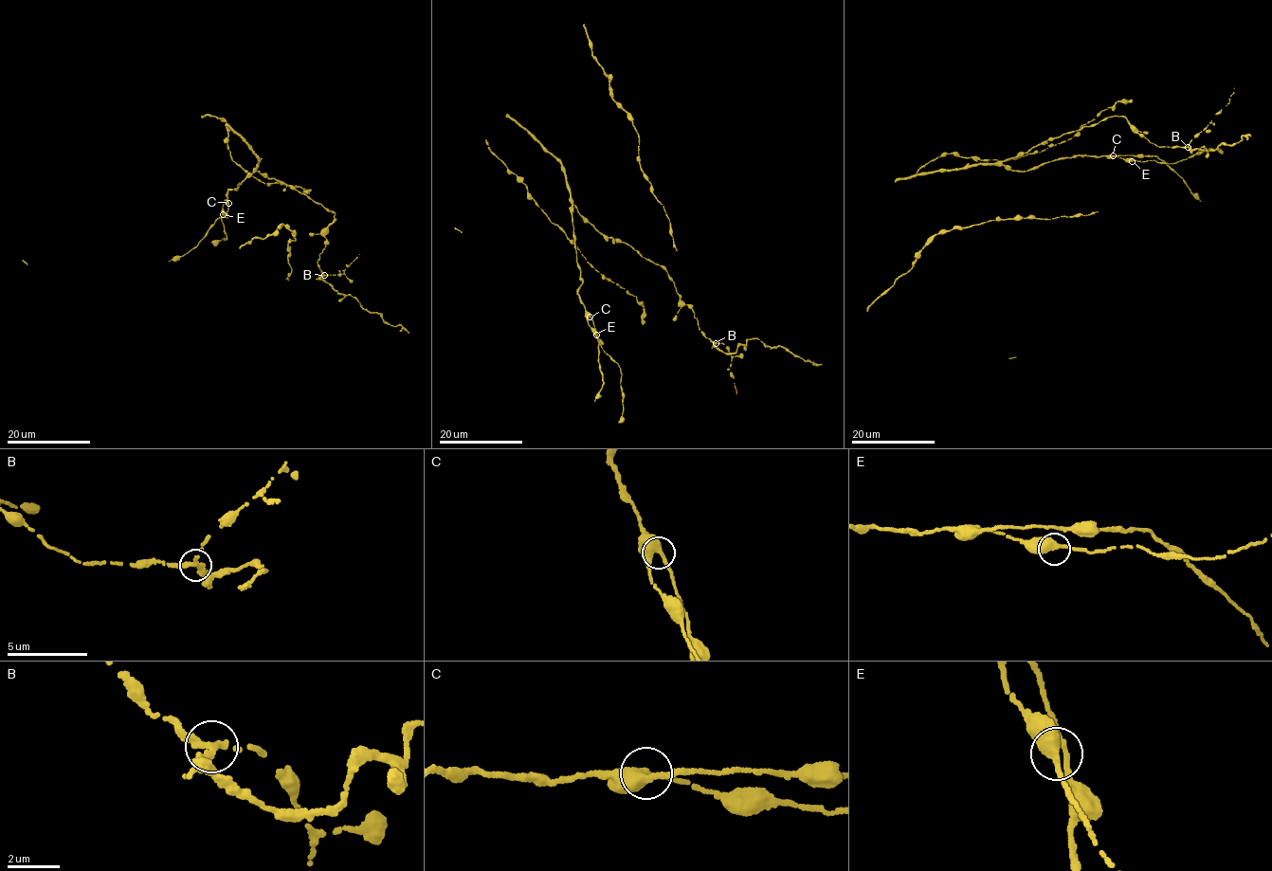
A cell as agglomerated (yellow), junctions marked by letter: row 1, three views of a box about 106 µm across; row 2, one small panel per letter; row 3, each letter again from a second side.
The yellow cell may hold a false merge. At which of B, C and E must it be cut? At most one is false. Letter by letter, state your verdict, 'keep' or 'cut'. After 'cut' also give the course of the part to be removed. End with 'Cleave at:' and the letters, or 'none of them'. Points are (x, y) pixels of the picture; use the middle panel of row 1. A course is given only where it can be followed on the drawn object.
B: cut; foreign part runs (716, 343), (727, 353), (735, 353), (748, 339), (758, 338), (821, 365)
C: keep
E: keep
Cleave at: B

